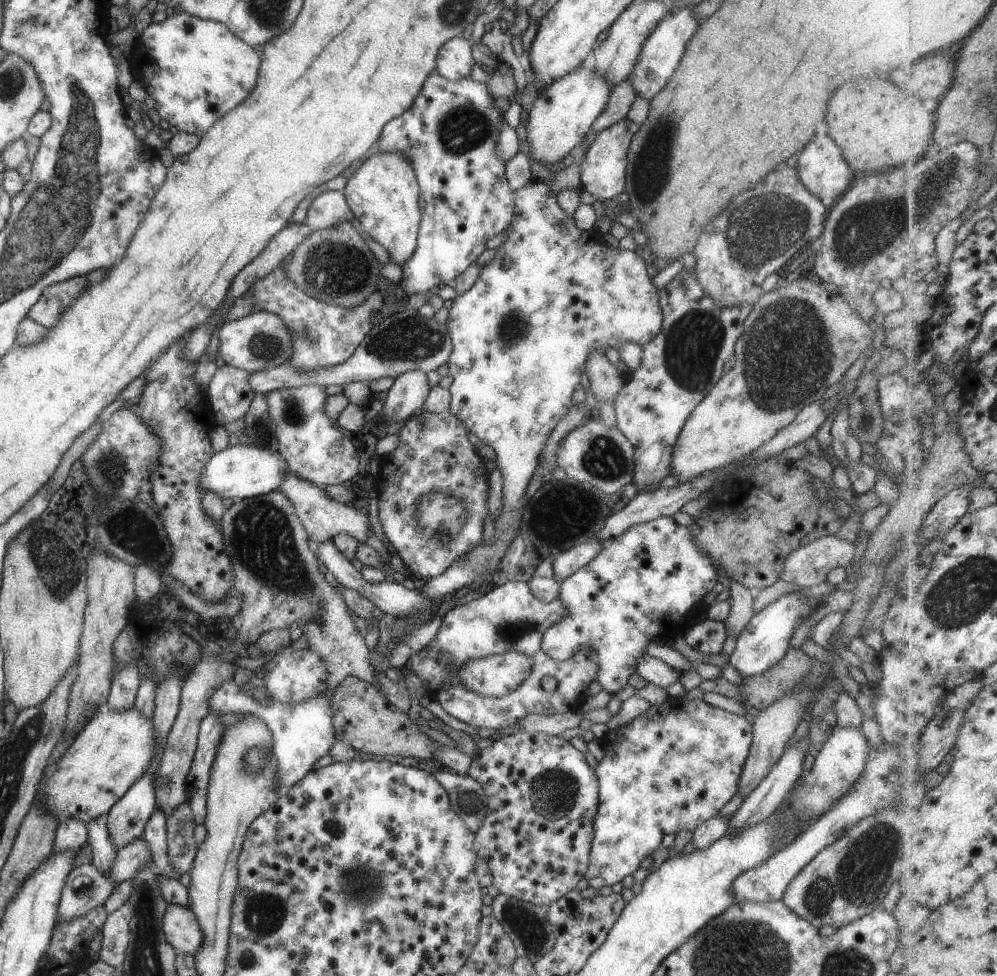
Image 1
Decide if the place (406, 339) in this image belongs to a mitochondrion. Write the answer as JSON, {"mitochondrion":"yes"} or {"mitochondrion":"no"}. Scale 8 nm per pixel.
{"mitochondrion":"yes"}

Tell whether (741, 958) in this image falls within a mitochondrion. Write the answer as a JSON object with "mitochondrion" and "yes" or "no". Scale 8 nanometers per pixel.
{"mitochondrion":"yes"}

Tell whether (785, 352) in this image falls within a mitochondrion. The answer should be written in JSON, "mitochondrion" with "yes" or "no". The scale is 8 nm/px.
{"mitochondrion":"yes"}

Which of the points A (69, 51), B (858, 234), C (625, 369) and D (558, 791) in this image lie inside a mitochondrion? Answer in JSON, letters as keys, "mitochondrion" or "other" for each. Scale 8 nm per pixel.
{"A":"other","B":"mitochondrion","C":"other","D":"mitochondrion"}

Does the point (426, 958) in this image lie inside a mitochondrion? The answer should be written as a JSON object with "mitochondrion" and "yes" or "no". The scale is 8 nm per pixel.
{"mitochondrion":"no"}

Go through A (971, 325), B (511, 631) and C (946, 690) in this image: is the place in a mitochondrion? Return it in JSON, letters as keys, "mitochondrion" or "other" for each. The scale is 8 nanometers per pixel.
{"A":"other","B":"mitochondrion","C":"other"}

